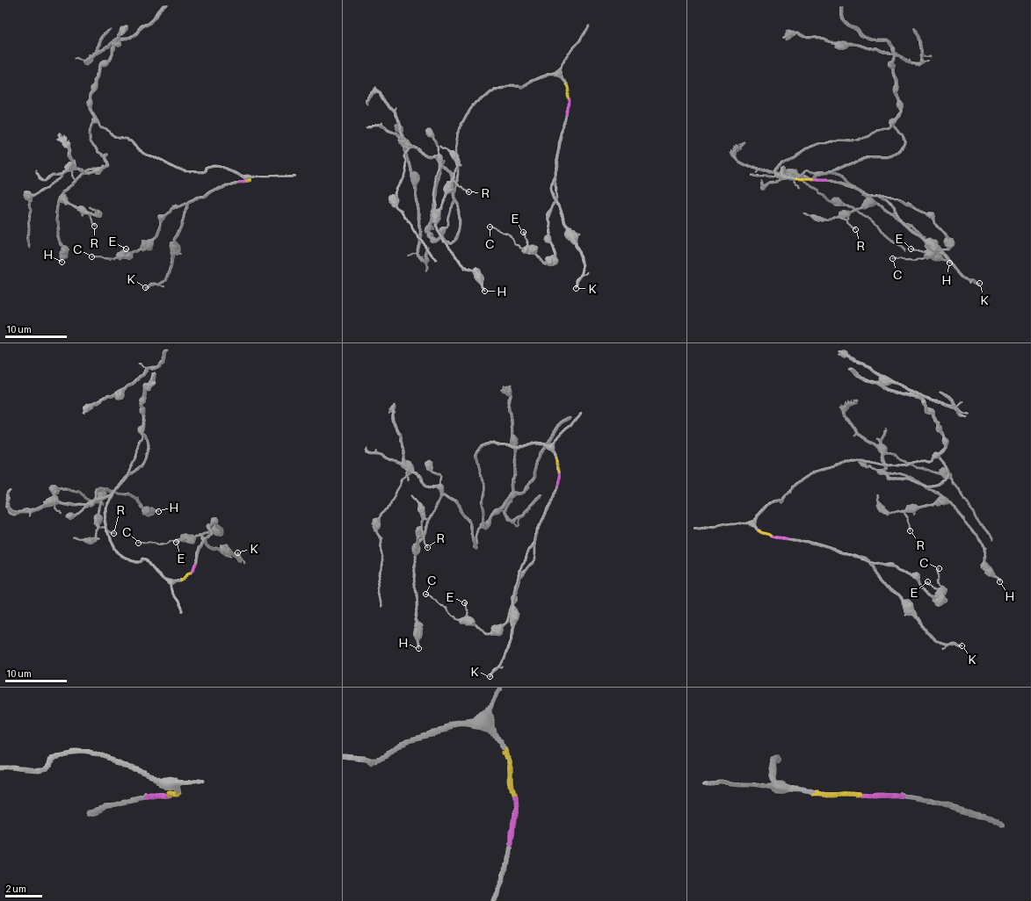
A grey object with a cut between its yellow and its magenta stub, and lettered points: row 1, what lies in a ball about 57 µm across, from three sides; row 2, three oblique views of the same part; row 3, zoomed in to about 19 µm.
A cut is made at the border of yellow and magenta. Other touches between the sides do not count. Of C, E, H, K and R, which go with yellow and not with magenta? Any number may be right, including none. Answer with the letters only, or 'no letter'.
H, R

